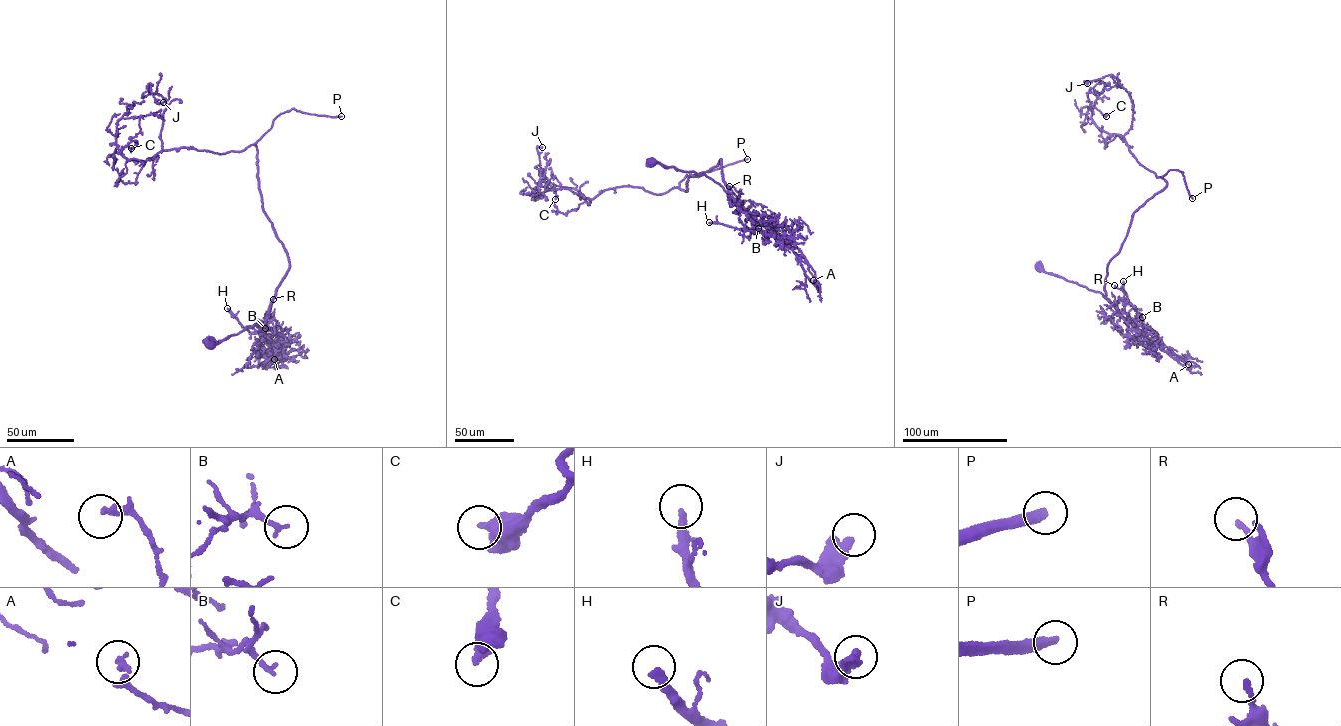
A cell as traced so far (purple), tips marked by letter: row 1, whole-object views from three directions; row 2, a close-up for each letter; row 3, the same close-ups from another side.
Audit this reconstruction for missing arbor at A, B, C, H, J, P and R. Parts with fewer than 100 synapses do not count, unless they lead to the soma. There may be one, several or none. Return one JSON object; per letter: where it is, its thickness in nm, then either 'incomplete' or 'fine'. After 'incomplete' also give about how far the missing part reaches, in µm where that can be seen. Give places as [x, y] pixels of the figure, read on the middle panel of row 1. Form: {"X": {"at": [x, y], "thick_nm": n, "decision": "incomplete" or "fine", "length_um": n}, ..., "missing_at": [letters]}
{"A": {"at": [813, 280], "thick_nm": 180, "decision": "fine"}, "B": {"at": [758, 228], "thick_nm": 150, "decision": "fine"}, "C": {"at": [555, 199], "thick_nm": 440, "decision": "fine"}, "H": {"at": [709, 222], "thick_nm": 280, "decision": "fine"}, "J": {"at": [542, 147], "thick_nm": 400, "decision": "fine"}, "P": {"at": [747, 159], "thick_nm": 320, "decision": "incomplete", "length_um": 200}, "R": {"at": [729, 186], "thick_nm": 160, "decision": "fine"}, "missing_at": ["P"]}

